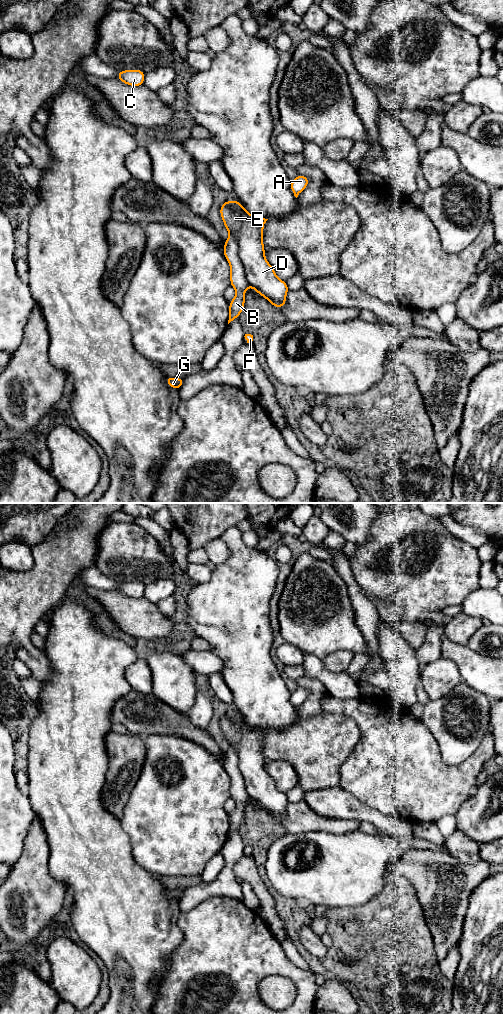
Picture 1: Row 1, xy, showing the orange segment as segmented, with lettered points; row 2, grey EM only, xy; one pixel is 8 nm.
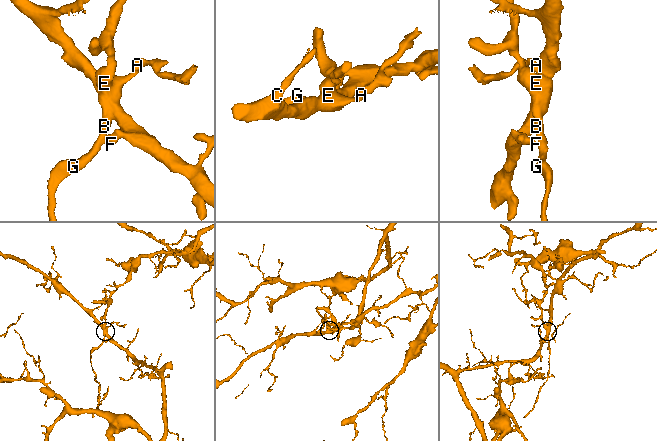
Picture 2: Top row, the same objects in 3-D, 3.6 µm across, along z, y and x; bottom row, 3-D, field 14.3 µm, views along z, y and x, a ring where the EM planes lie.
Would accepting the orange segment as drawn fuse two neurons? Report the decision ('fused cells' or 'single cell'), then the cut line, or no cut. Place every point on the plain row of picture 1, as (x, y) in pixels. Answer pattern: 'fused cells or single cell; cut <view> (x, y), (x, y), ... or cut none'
fused cells; cut xy (230, 745), (235, 748), (238, 768), (249, 796)

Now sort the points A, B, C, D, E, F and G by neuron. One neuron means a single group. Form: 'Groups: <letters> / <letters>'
Groups: A C D E F / B G

